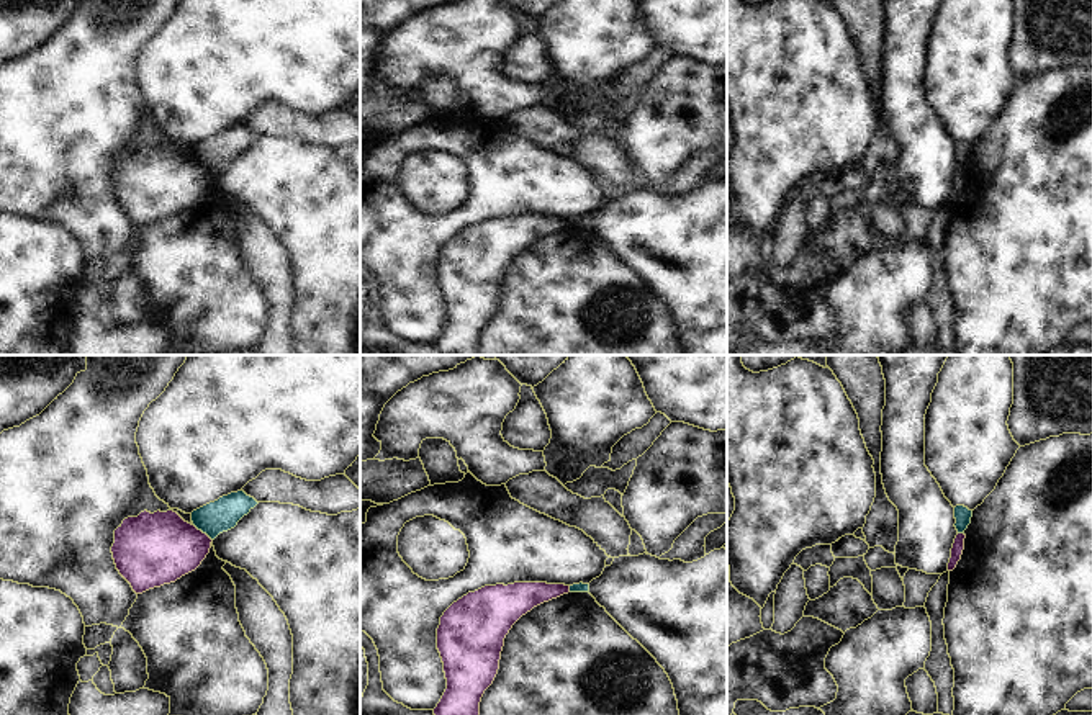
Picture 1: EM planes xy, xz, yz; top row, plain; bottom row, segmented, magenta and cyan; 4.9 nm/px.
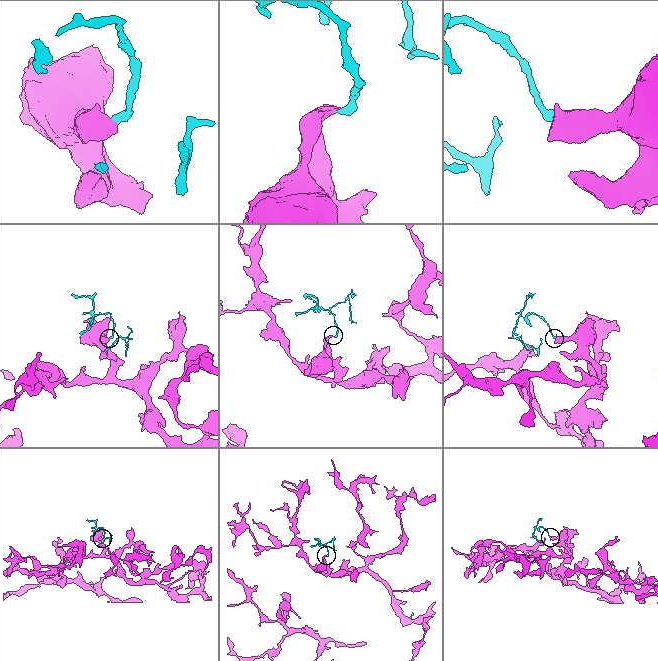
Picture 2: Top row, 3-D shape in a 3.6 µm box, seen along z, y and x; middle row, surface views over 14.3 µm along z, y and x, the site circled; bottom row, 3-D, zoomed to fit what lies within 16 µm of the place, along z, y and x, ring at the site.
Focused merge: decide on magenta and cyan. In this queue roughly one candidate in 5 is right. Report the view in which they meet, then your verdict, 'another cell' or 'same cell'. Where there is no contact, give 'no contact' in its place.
xy | another cell

